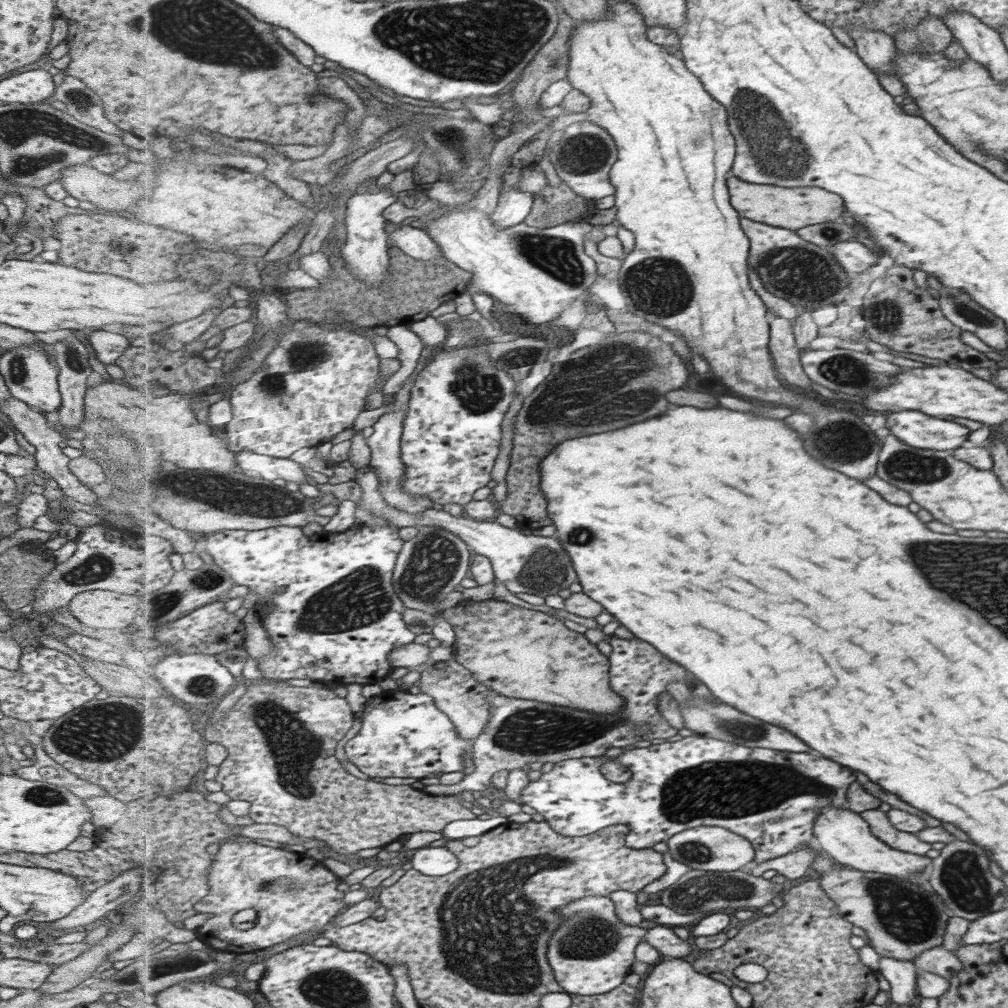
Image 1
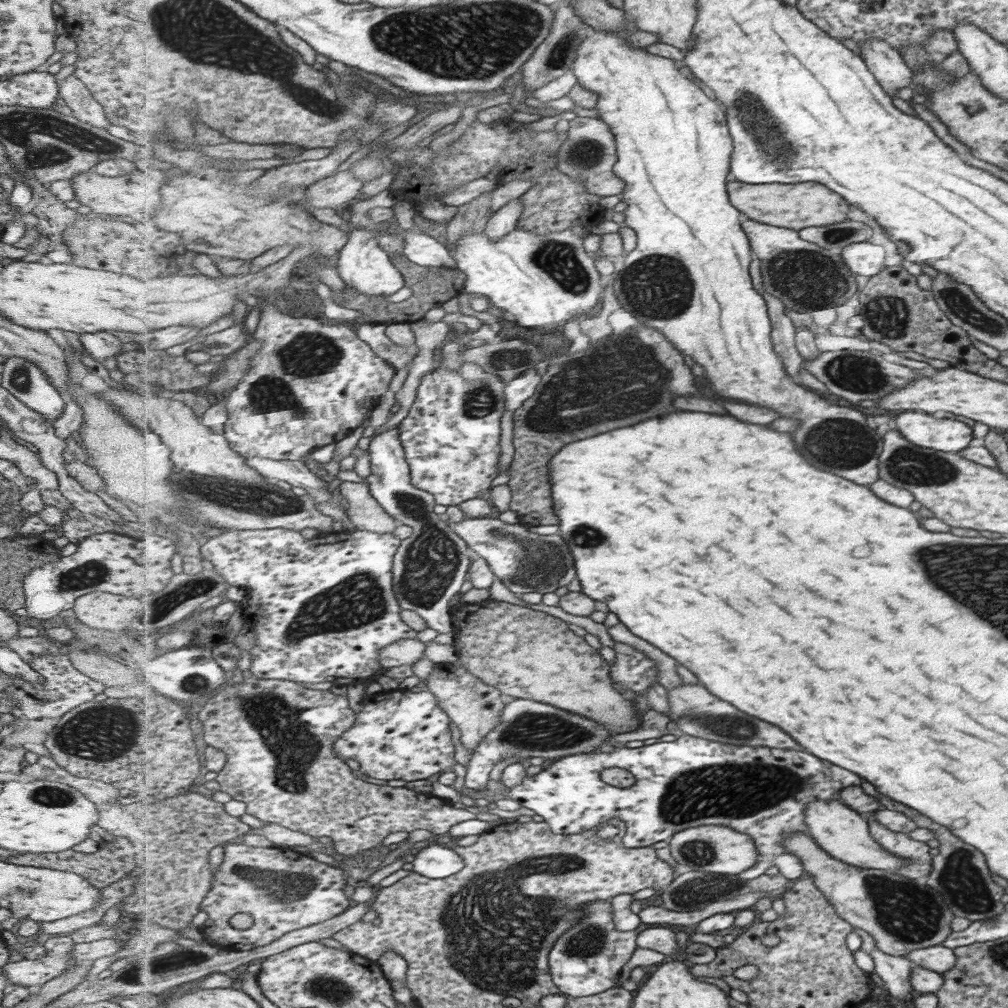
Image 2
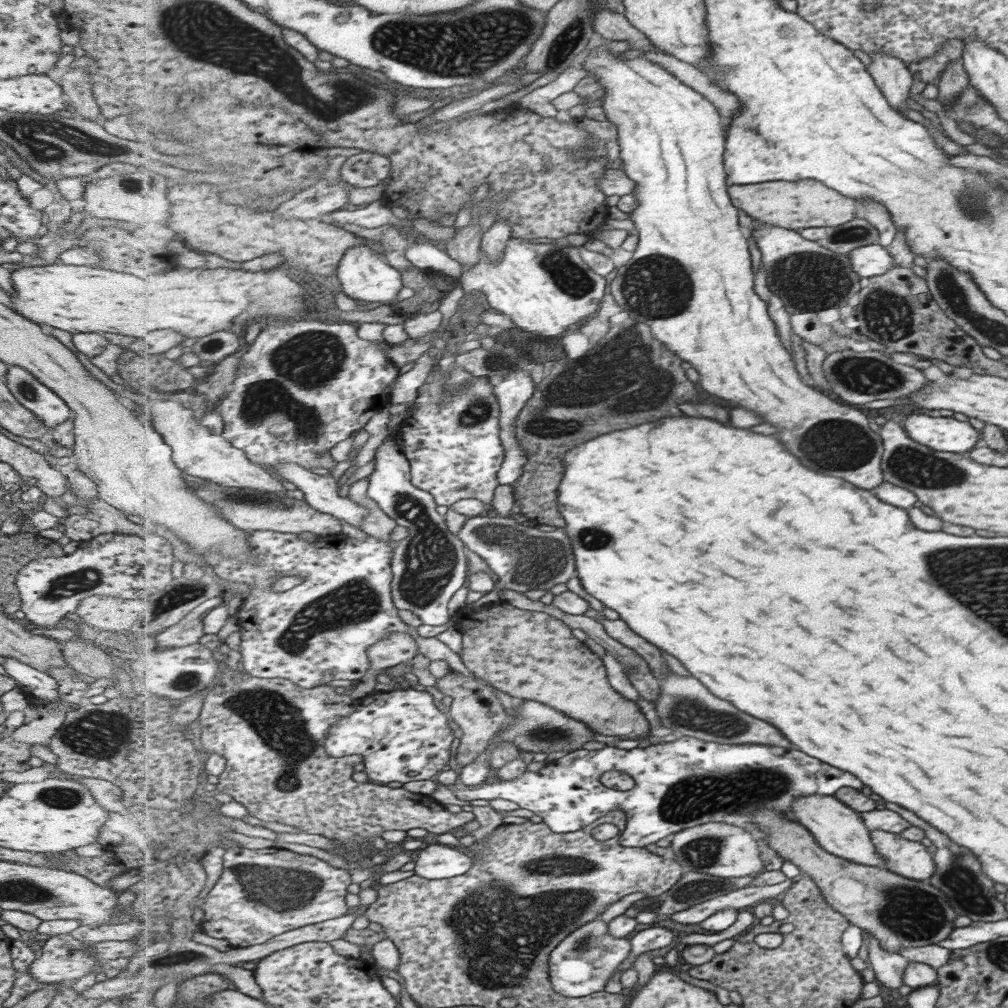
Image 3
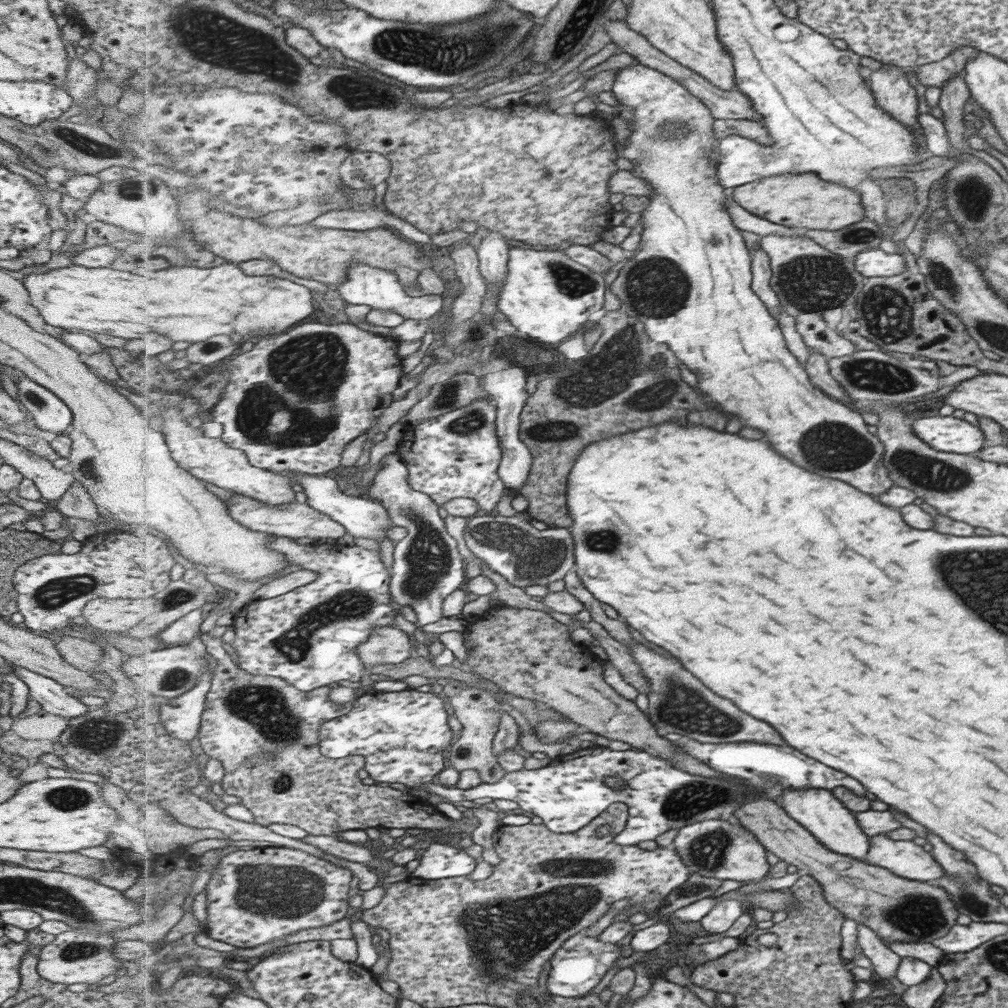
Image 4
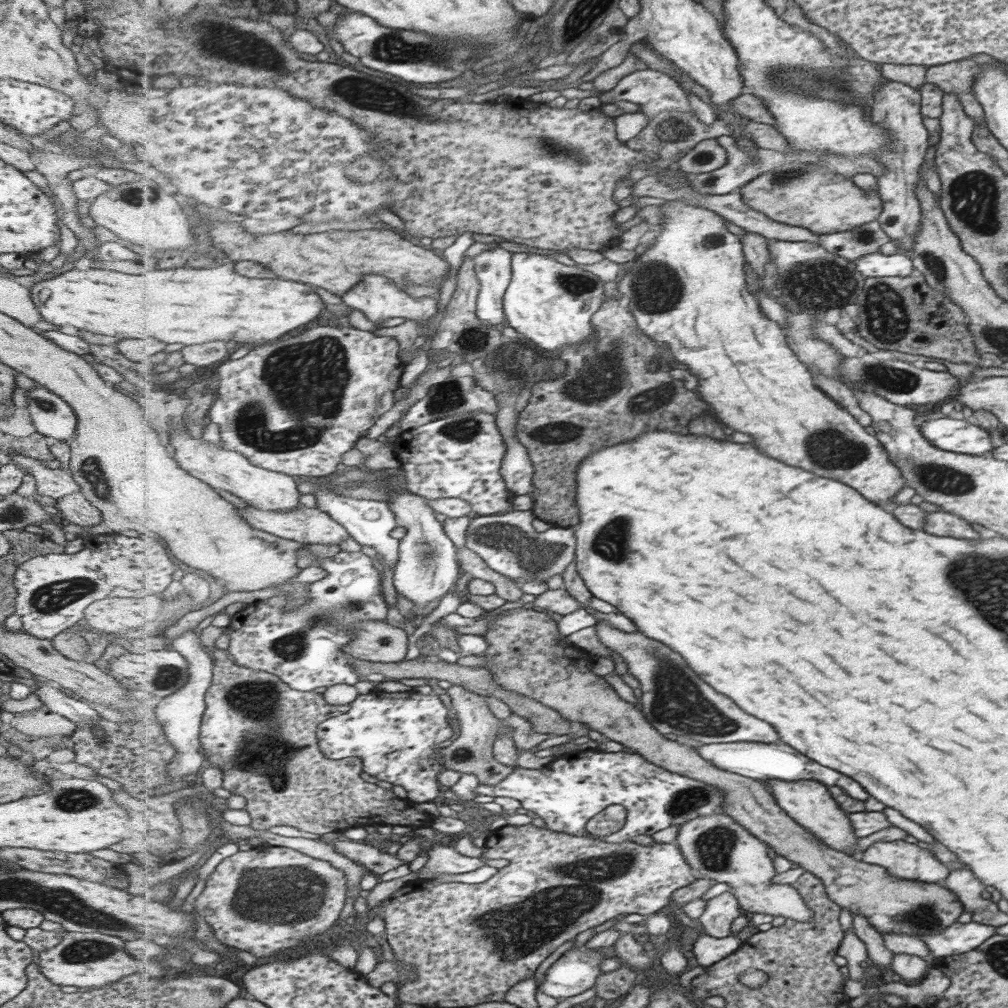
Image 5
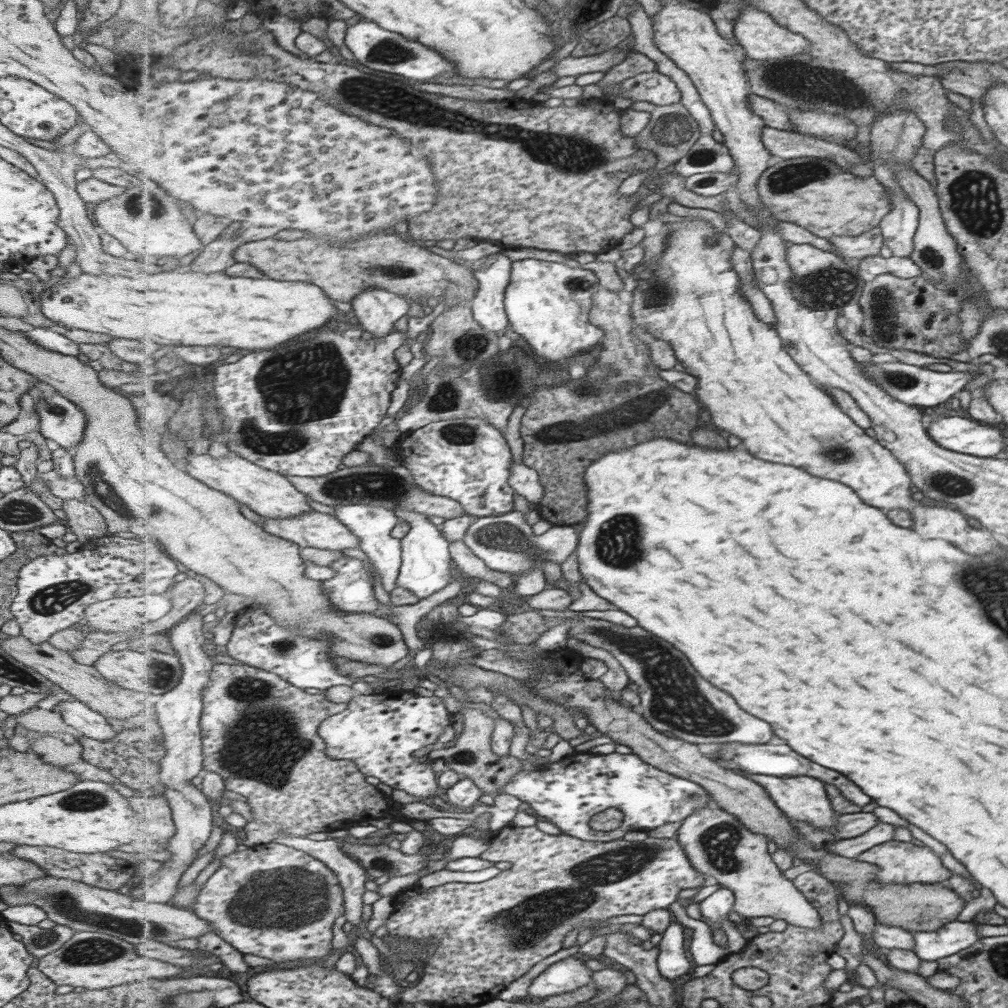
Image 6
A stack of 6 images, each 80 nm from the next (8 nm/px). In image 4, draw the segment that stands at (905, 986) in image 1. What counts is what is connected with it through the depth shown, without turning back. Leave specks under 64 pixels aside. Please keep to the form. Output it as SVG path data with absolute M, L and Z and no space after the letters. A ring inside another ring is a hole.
M857 924L856 944L869 959L873 972L879 978L891 978L894 976L900 956L897 956L884 942L866 926Z

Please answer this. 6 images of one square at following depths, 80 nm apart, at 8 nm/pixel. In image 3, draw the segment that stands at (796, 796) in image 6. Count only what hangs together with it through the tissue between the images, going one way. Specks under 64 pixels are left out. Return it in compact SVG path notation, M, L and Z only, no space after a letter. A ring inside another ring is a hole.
M810 794L800 796L792 804L792 810L797 821L813 834L816 842L829 854L865 866L885 868L885 861L877 854L873 846L868 827L854 810L839 802L834 796L827 794Z

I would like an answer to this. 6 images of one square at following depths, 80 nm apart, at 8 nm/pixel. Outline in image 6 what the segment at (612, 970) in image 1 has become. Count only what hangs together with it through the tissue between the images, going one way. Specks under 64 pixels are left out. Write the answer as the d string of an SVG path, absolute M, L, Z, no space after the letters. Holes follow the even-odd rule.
M567 957L547 967L534 978L527 992L528 996L545 999L575 991L589 985L593 978L593 970L587 968L587 960Z

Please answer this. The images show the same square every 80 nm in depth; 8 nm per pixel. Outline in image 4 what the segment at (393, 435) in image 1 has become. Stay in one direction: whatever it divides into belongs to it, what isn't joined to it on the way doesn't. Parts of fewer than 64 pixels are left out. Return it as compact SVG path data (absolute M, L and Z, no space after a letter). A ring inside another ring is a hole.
M397 452L389 453L384 457L384 465L382 469L375 475L372 484L369 486L366 495L373 500L380 501L383 507L387 509L389 517L393 519L393 523L397 527L404 527L408 531L408 535L398 543L394 549L394 563L392 564L392 580L390 591L392 598L401 607L411 606L417 613L419 622L416 626L420 629L422 626L439 622L443 619L443 602L449 594L453 594L455 590L466 588L467 579L465 578L465 564L467 561L459 552L459 544L457 540L450 536L445 528L445 520L439 516L438 505L431 496L416 491L409 482L408 466L397 455Z

